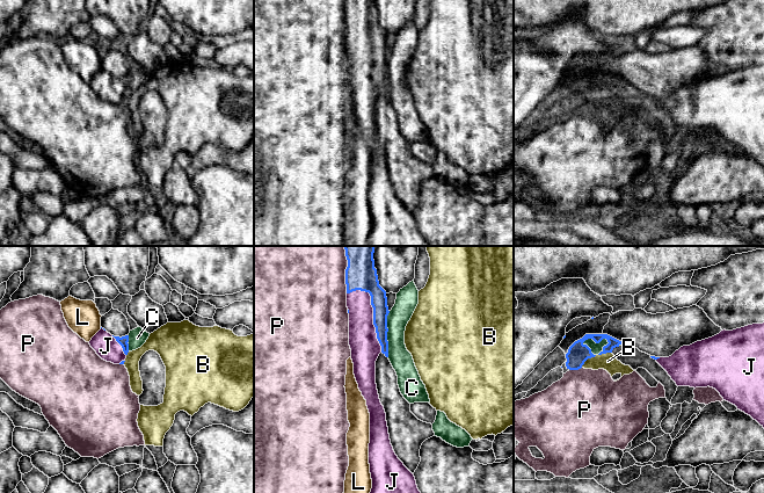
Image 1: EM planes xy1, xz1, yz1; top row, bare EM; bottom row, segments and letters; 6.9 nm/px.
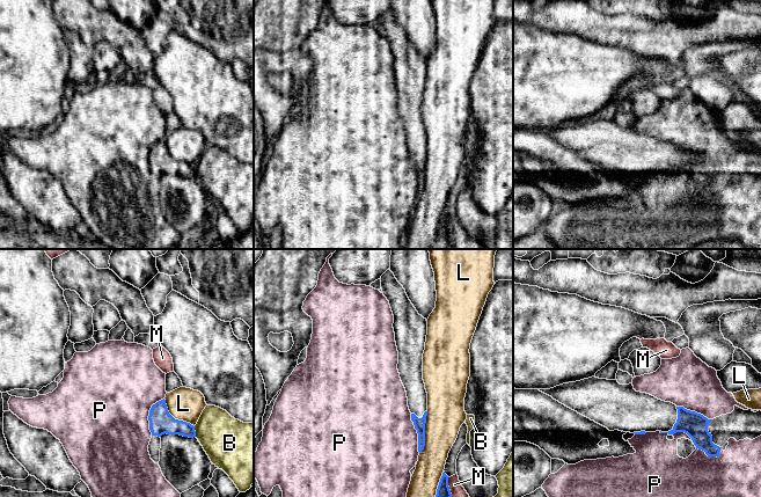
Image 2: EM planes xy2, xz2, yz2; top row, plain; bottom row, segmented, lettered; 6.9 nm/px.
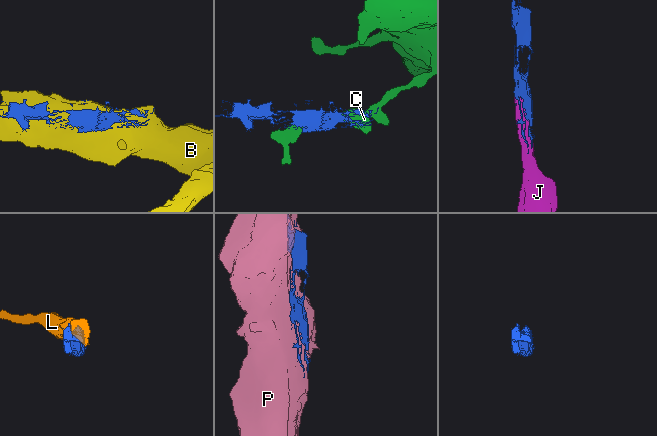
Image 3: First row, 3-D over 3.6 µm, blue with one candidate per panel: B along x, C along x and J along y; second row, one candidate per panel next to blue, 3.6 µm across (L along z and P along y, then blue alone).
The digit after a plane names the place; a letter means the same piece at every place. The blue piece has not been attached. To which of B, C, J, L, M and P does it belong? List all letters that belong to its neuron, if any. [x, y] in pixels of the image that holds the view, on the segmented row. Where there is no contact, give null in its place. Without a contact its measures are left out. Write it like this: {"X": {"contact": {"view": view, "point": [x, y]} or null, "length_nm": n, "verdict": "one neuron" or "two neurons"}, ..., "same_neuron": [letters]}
{"B": {"contact": {"view": "yz1", "point": [588, 357]}, "length_nm": 140, "verdict": "two neurons"}, "C": {"contact": {"view": "yz1", "point": [596, 342]}, "length_nm": 190, "verdict": "two neurons"}, "J": {"contact": {"view": "xz1", "point": [373, 312]}, "length_nm": 480, "verdict": "two neurons"}, "L": {"contact": {"view": "xz2", "point": [424, 432]}, "length_nm": 300, "verdict": "two neurons"}, "M": {"contact": {"view": "xz2", "point": [448, 487]}, "length_nm": 140, "verdict": "two neurons"}, "P": {"contact": {"view": "xz1", "point": [346, 269]}, "length_nm": 320, "verdict": "two neurons"}, "same_neuron": []}

